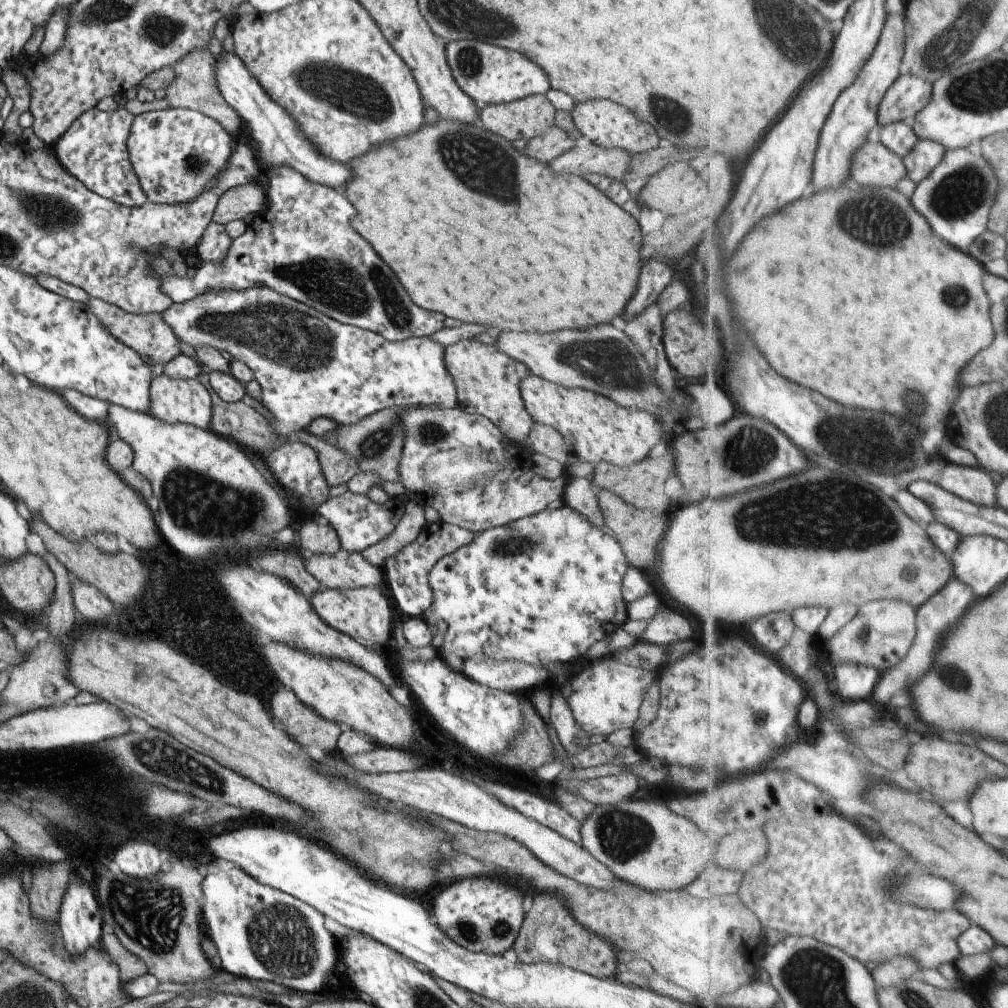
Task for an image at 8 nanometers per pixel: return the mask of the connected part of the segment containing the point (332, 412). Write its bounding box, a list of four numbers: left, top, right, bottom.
[160,287,458,438]

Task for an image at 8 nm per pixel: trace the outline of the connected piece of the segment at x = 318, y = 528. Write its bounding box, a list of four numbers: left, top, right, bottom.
[298,518,340,554]

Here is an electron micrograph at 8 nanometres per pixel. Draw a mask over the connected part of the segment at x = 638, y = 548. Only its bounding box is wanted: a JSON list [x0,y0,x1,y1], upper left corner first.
[594,490,668,569]

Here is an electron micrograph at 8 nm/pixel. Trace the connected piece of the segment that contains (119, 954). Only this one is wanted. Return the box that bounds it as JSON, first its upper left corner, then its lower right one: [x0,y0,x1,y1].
[99,923,147,986]

